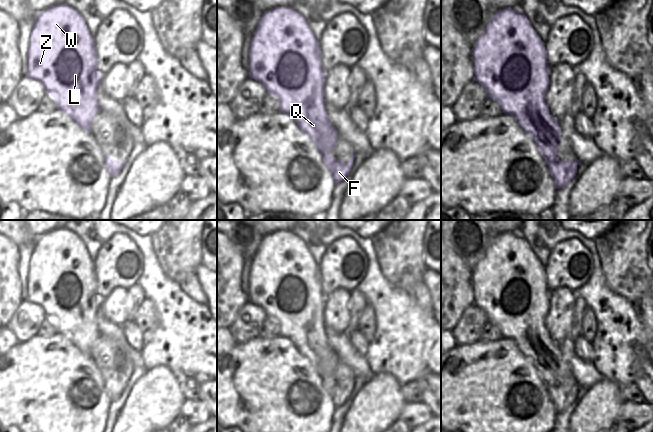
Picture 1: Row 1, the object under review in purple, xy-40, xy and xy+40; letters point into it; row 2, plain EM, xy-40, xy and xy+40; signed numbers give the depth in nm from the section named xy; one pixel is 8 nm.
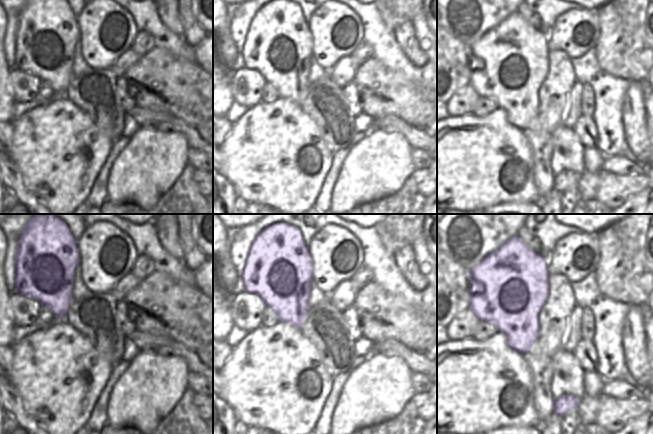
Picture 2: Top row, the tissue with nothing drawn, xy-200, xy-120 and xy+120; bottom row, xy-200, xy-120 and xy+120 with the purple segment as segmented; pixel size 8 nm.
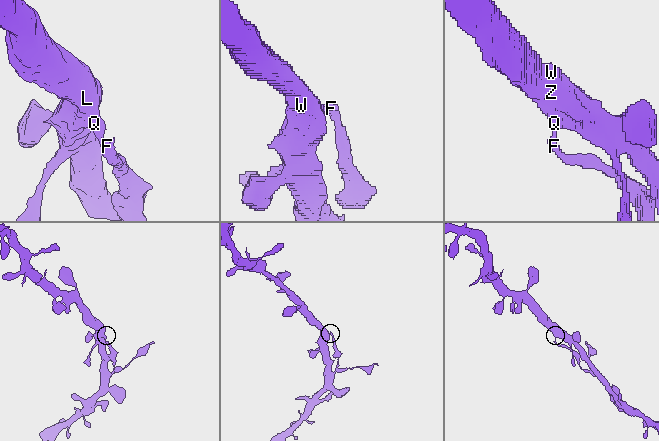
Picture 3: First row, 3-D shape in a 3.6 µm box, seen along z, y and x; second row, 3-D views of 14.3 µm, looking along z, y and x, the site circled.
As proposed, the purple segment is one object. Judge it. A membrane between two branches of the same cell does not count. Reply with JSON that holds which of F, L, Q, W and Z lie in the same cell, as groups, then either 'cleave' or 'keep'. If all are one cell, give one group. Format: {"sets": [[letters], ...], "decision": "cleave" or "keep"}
{"sets": [["F"], ["L", "Q", "W", "Z"]], "decision": "cleave"}

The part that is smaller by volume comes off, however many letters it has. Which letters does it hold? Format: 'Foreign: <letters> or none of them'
Foreign: F

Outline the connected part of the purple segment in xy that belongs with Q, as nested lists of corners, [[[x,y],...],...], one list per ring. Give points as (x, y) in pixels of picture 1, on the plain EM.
[[[274,231],[265,235],[251,264],[249,272],[249,301],[262,307],[267,317],[279,324],[279,335],[290,339],[299,352],[313,366],[323,358],[323,346],[329,345],[325,334],[323,312],[325,295],[321,290],[321,274],[303,239],[293,231]]]

